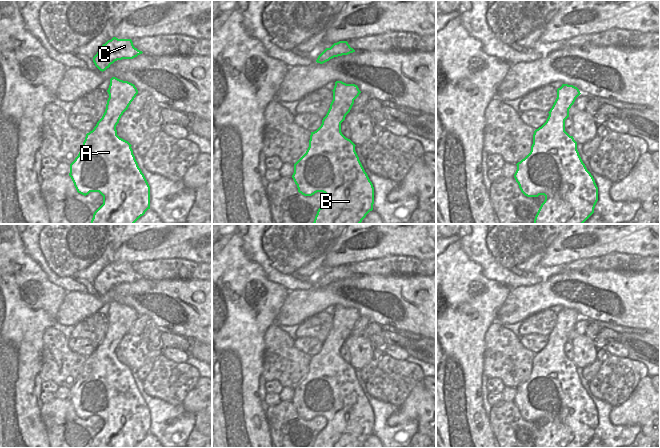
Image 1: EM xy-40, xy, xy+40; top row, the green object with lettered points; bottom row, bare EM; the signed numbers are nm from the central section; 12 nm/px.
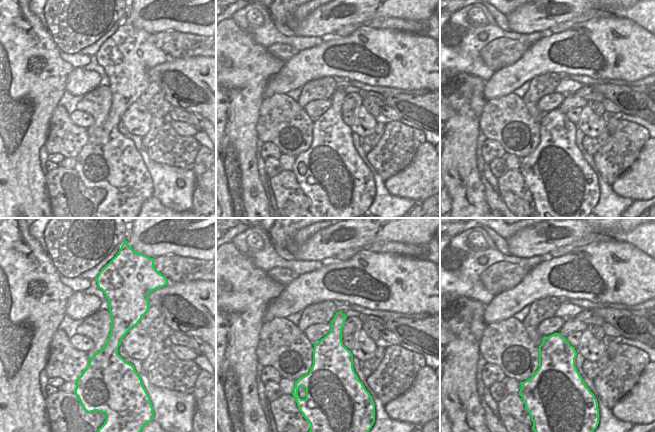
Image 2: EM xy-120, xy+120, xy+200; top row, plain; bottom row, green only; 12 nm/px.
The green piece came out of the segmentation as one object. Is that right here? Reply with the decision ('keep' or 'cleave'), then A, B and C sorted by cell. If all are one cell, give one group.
keep | A B C

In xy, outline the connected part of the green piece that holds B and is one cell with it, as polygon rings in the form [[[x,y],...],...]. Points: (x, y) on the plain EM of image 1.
[[[336,305],[333,315],[333,324],[321,350],[311,356],[309,371],[306,377],[294,388],[292,402],[297,409],[298,416],[304,420],[312,420],[317,416],[323,416],[327,420],[326,426],[318,433],[313,448],[360,448],[366,439],[373,434],[374,411],[365,396],[359,381],[355,375],[355,368],[346,362],[341,356],[341,347],[350,336],[354,324],[361,315],[355,308],[346,308]]]

